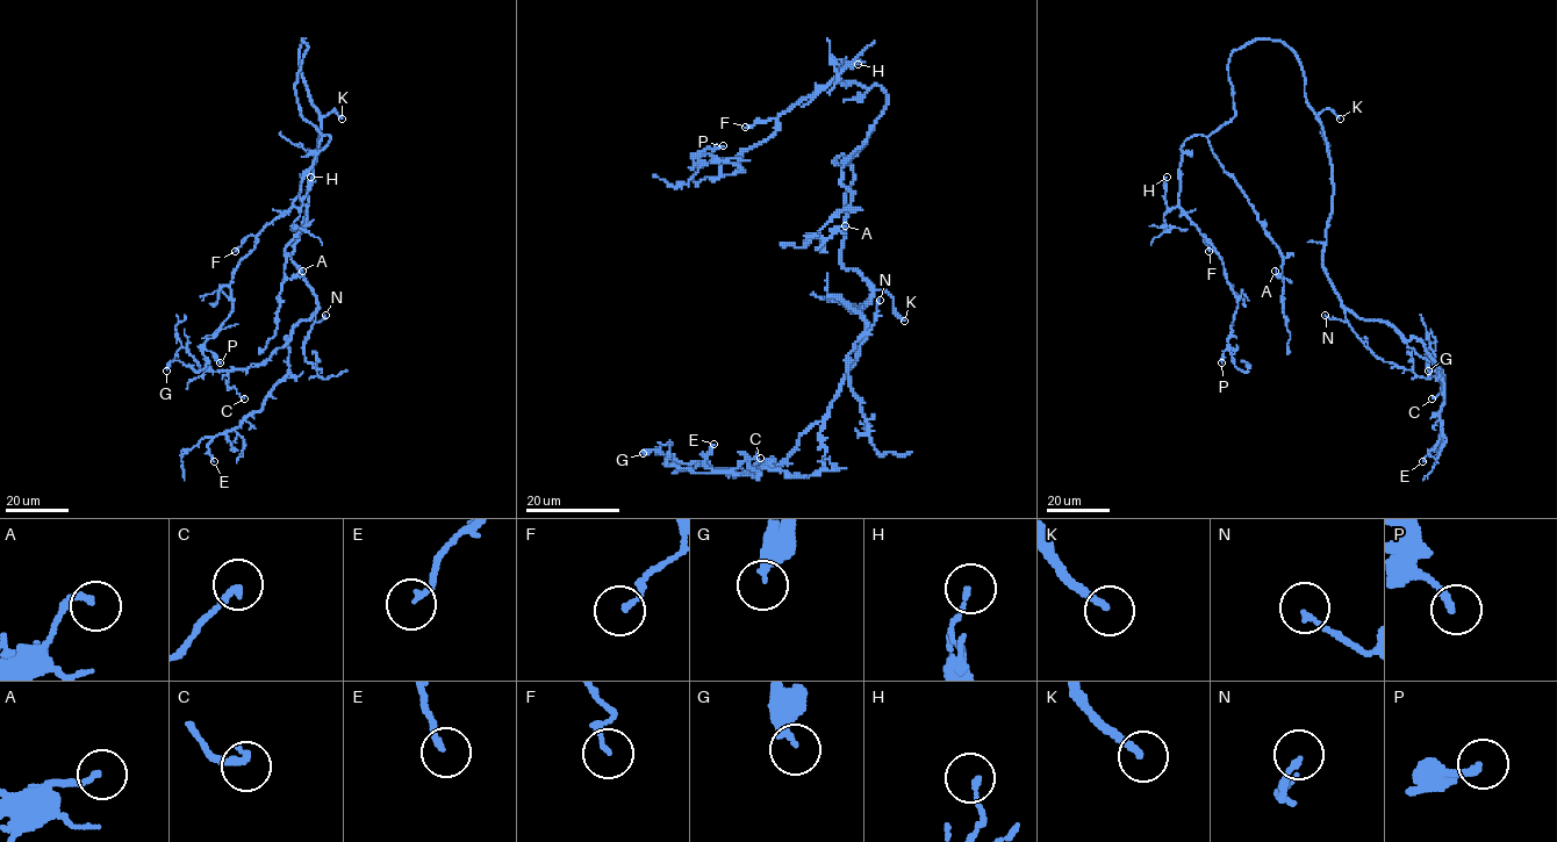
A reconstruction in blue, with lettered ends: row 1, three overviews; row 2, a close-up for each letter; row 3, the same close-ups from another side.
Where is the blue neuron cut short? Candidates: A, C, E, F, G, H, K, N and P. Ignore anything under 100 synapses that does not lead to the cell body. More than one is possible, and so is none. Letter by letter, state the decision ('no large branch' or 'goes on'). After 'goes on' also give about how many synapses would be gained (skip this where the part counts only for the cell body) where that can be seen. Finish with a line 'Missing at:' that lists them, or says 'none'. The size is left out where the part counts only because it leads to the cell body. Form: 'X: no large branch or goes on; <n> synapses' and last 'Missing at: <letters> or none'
A: no large branch
C: no large branch
E: no large branch
F: no large branch
G: no large branch
H: no large branch
K: goes on
N: no large branch
P: no large branch
Missing at: K

